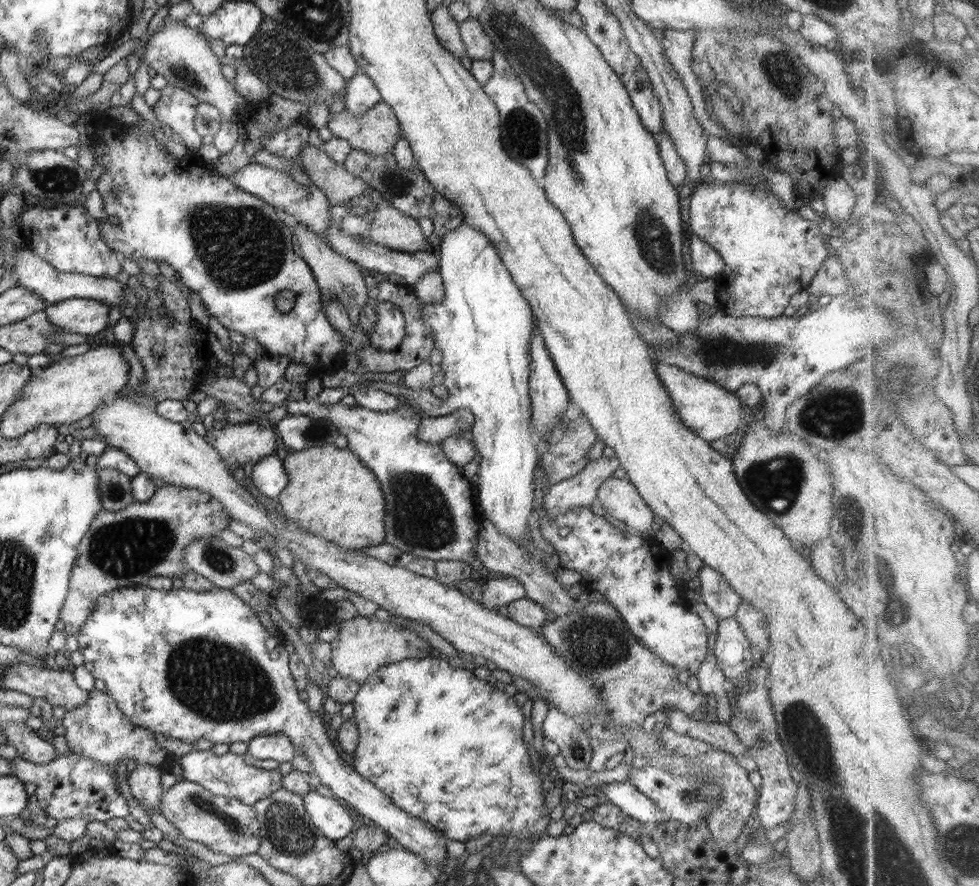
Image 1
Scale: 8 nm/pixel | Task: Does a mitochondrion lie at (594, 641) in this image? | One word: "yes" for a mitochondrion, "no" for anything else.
yes

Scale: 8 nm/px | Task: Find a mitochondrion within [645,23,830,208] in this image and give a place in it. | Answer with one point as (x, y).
(784, 74)

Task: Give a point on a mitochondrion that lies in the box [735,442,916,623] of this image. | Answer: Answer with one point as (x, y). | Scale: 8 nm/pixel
(774, 482)

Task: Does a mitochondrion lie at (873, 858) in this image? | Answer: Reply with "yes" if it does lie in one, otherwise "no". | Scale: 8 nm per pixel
yes

